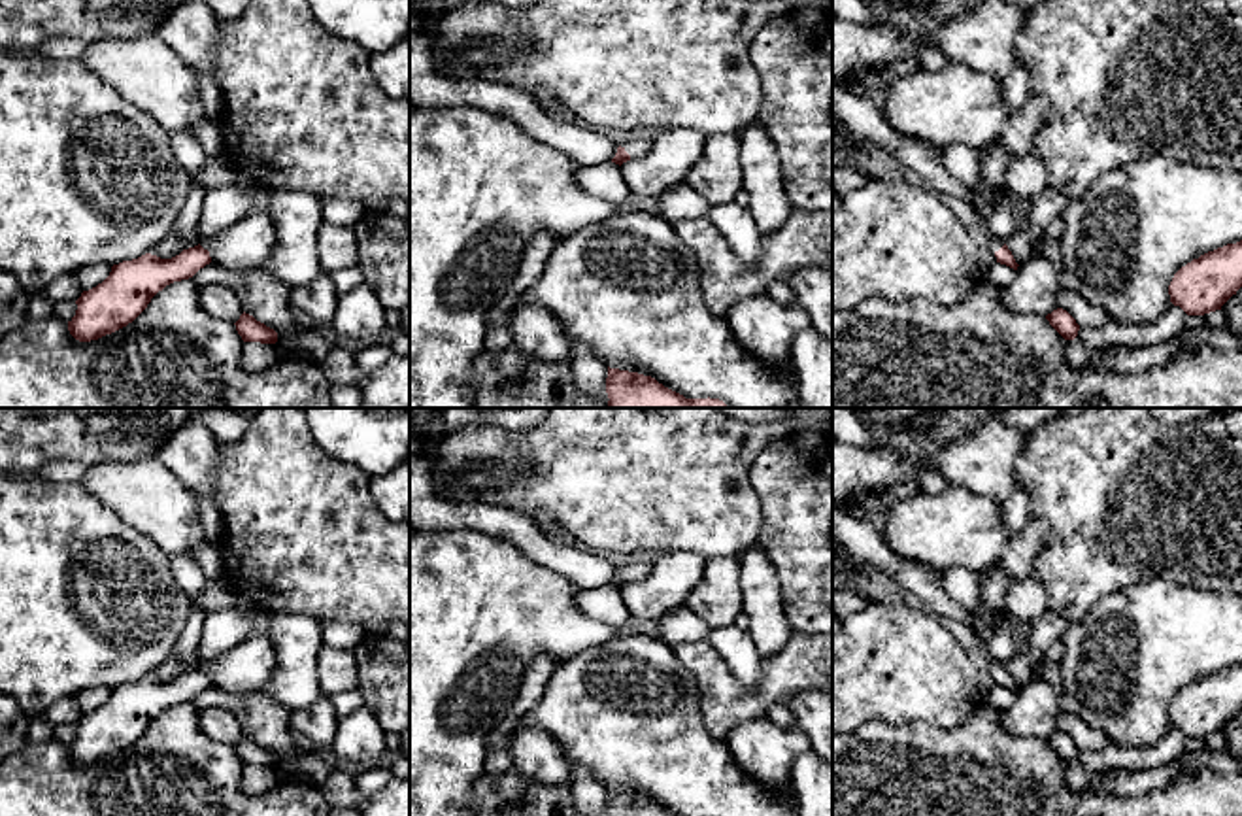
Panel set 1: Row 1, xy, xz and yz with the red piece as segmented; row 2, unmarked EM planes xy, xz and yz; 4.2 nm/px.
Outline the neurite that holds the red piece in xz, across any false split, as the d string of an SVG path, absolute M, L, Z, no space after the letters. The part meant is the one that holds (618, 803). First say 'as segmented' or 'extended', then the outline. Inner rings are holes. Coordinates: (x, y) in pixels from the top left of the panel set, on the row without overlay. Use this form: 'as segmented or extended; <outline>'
as segmented; M608 790L606 816L676 816L651 799Z

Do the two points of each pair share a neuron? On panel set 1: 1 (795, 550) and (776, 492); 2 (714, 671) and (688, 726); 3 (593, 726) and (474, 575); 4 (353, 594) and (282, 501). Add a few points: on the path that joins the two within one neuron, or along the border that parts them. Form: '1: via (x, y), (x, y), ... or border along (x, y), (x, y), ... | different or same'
1: via (795, 535), (795, 510), (791, 507) | same
2: border along (680, 662), (693, 675), (699, 713), (720, 741) | different
3: border along (603, 643), (582, 648), (563, 662) | different
4: via (346, 571), (299, 524) | same

